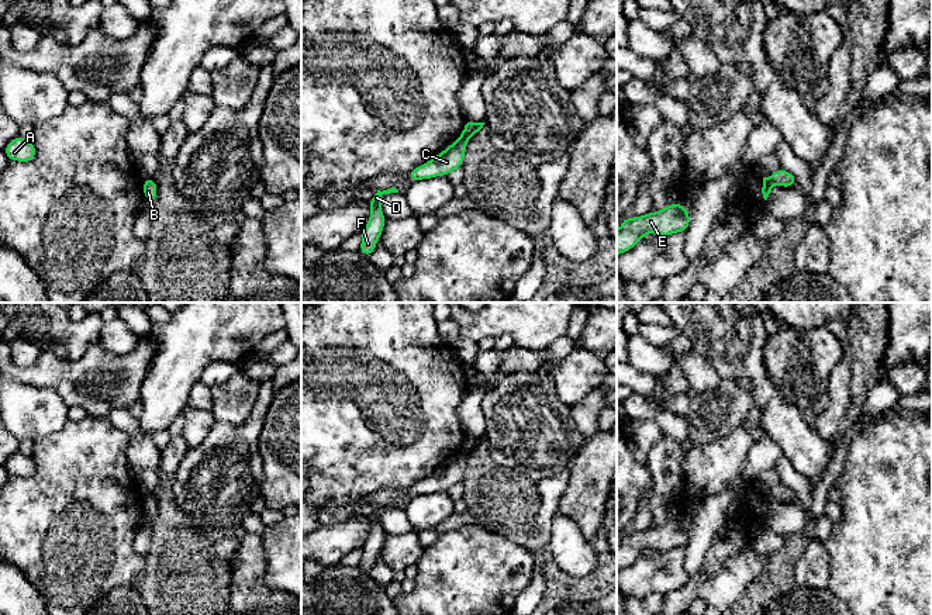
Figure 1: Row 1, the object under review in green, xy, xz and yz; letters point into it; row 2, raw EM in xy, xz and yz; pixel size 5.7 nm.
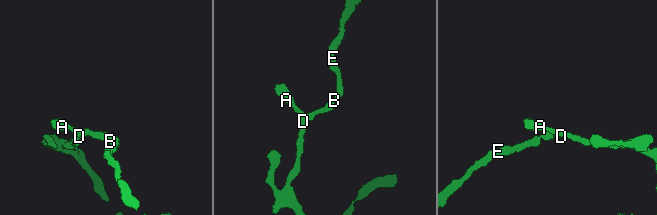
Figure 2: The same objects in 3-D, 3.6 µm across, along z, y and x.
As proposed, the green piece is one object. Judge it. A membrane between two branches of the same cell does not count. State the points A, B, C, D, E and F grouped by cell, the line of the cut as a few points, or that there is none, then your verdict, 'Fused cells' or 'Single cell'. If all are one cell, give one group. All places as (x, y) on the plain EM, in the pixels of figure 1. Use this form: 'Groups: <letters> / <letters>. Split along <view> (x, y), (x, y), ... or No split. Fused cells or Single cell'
Groups: A C D F / B E. Split along xz (459, 453), (465, 459). Fused cells

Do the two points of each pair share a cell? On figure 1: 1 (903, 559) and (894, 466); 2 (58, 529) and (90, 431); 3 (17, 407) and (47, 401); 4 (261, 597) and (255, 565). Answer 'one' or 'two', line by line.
1: one
2: one
3: one
4: one

